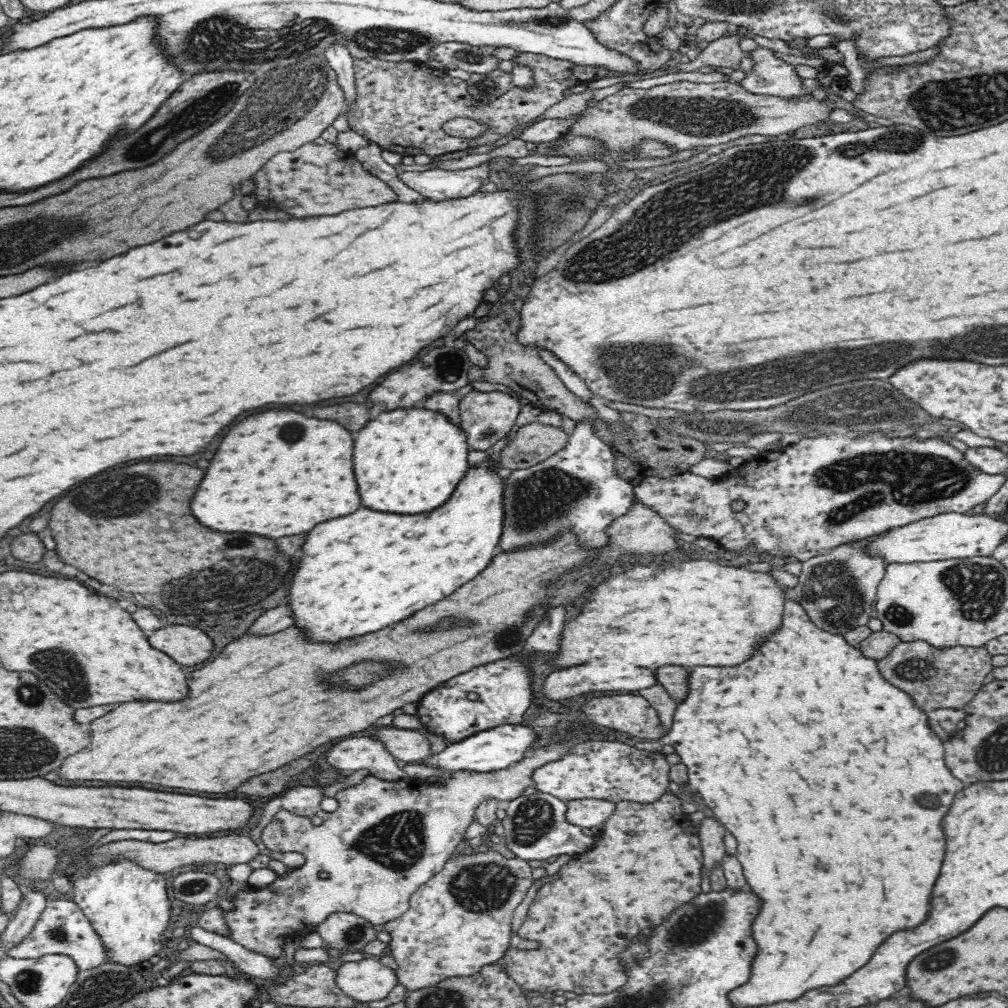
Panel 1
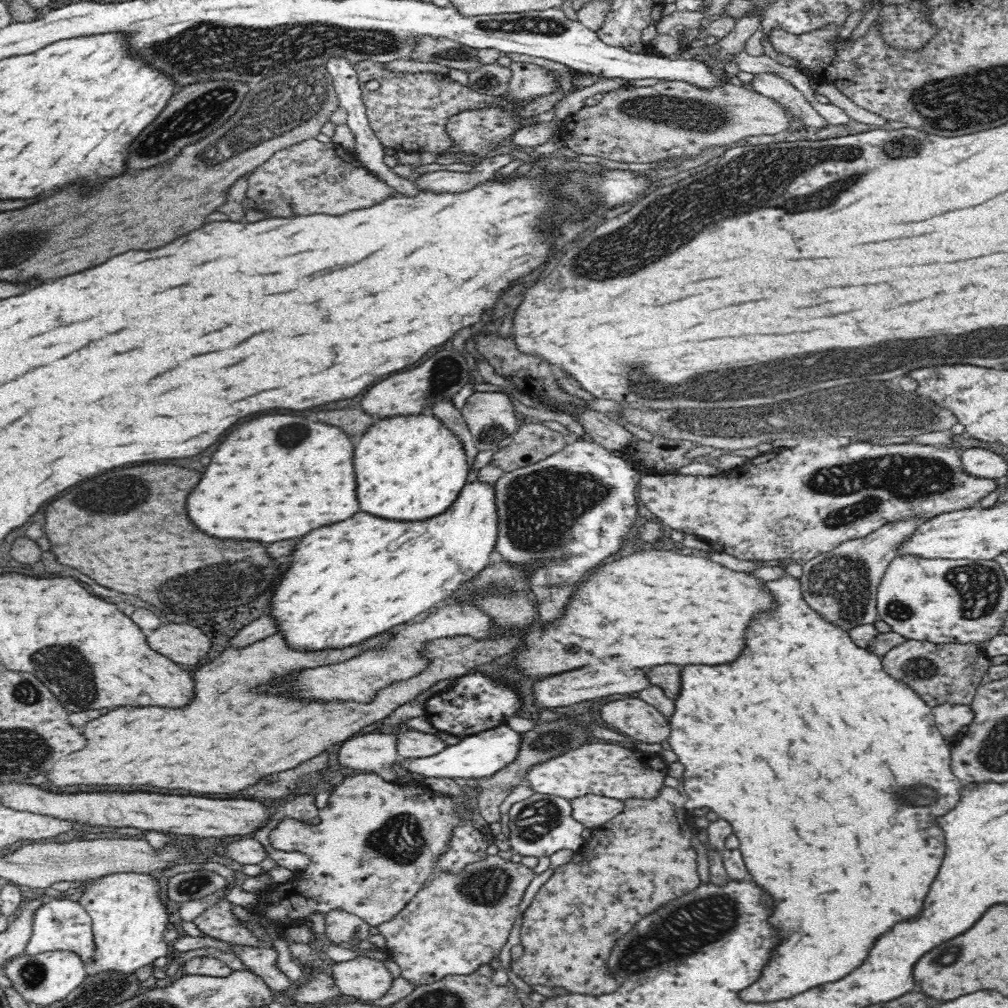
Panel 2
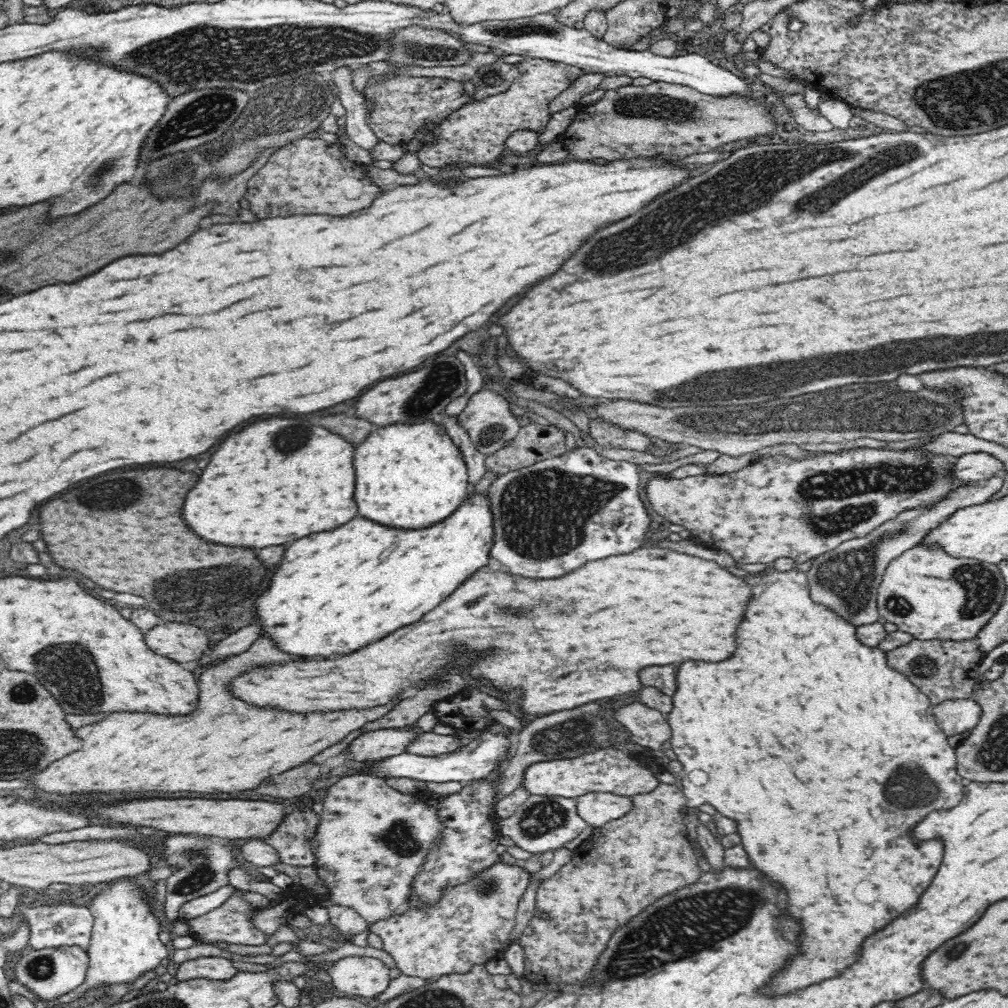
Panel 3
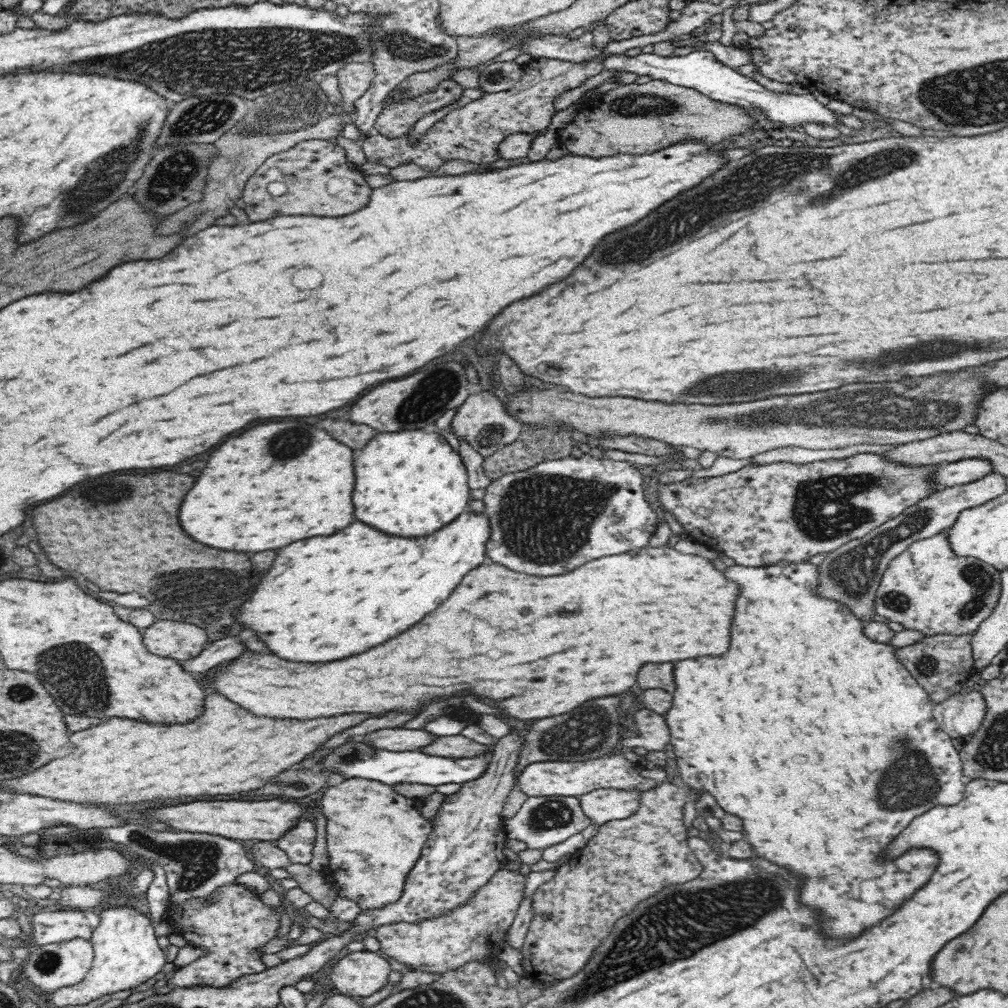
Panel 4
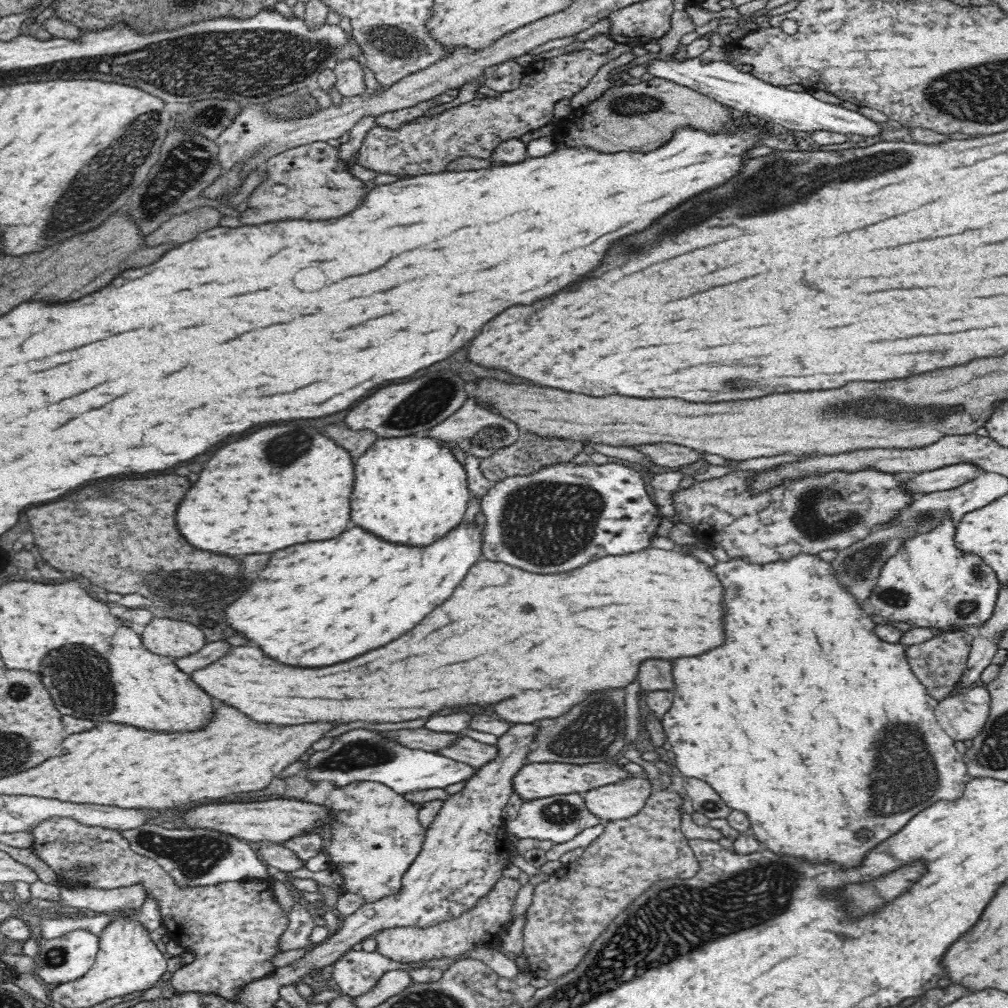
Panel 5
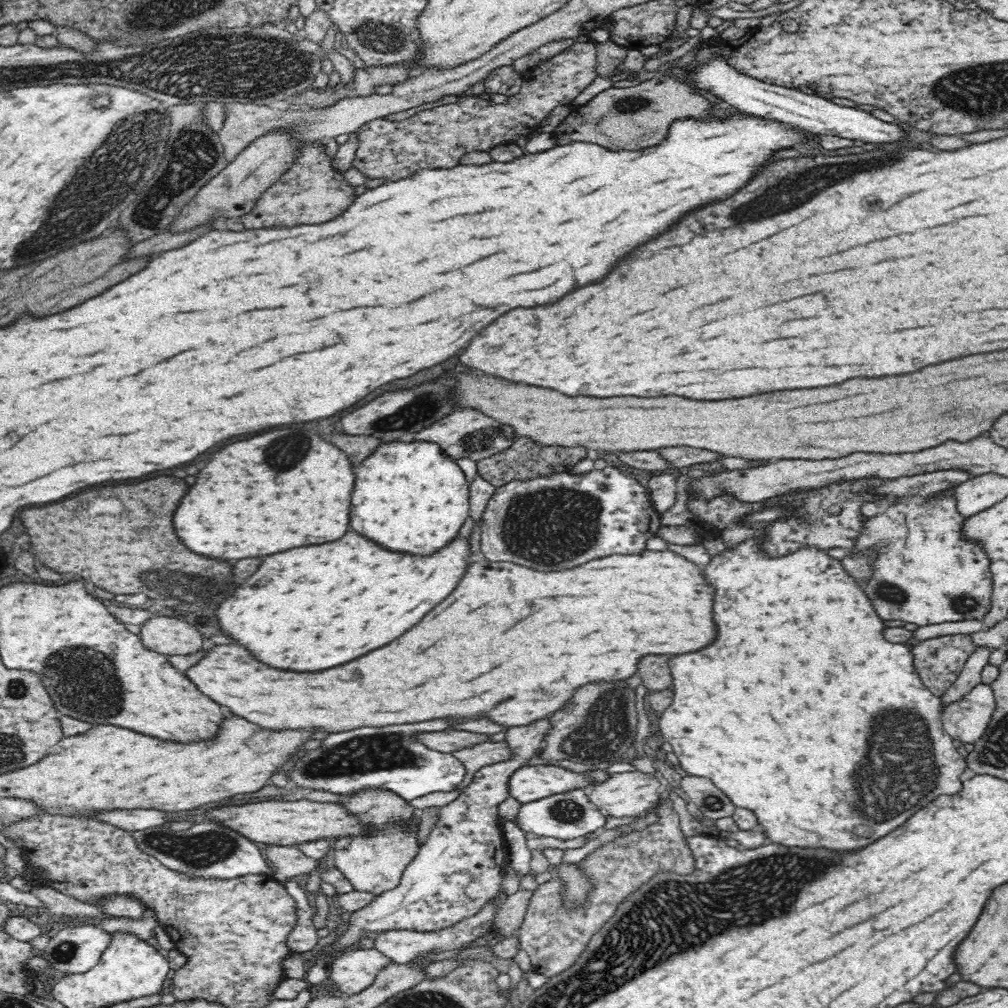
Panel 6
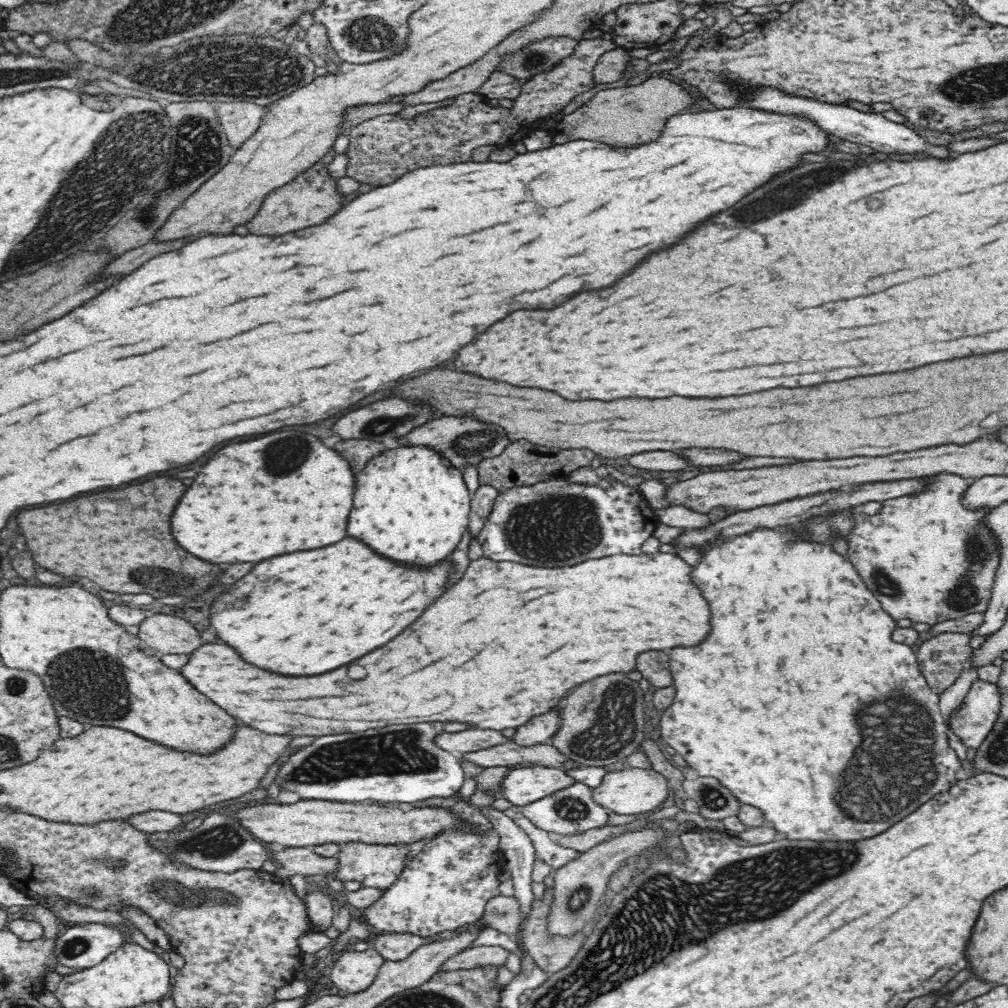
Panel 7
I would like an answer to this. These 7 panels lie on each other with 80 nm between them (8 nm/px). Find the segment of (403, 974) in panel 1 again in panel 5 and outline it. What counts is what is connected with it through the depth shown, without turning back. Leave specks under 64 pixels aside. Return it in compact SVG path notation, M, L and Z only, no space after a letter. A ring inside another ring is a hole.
M500 876L498 882L490 888L488 894L476 900L476 904L462 912L456 918L438 922L434 926L414 928L398 926L396 928L384 928L373 936L377 940L377 951L388 958L402 963L411 964L423 960L450 959L453 962L470 958L468 954L477 948L498 949L501 942L500 934L513 920L513 906L522 884L518 877Z

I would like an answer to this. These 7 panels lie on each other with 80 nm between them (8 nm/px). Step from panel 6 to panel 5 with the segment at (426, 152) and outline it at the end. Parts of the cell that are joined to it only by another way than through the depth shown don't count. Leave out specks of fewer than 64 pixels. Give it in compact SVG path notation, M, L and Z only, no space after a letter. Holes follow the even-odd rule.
M635 41L629 44L615 43L614 48L604 54L581 49L575 53L536 59L524 68L525 75L520 86L510 92L475 98L432 118L414 119L395 131L375 125L363 140L356 162L384 174L424 175L442 172L444 166L456 158L491 158L503 140L519 138L527 133L532 134L533 139L539 138L542 126L555 124L552 112L558 100L573 97L588 86L604 64L636 47L644 45Z

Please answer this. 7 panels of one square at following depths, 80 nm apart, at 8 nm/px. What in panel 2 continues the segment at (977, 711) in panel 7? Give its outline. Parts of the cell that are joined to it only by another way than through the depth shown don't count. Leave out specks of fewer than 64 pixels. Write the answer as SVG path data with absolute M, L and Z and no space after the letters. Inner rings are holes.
M941 704L931 709L938 731L947 741L960 732L962 726L968 726L974 718L970 705Z

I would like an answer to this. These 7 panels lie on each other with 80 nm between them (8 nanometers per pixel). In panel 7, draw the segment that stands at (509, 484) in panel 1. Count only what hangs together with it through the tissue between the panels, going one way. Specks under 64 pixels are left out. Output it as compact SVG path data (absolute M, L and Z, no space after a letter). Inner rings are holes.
M611 474L600 478L608 480L610 487L604 489L597 484L572 483L566 477L556 477L500 490L484 528L477 535L483 556L496 562L508 561L538 568L564 568L614 554L640 554L642 544L653 536L660 523L654 509L631 478L618 480Z

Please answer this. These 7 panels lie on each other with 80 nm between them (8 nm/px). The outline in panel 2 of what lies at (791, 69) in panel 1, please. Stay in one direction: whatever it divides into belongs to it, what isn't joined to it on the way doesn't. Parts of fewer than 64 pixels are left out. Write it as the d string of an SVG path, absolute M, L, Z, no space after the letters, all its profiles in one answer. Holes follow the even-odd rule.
M768 71L754 74L746 86L762 96L777 100L797 120L802 120L808 126L824 128L828 124L827 120L806 101L804 94L778 73Z

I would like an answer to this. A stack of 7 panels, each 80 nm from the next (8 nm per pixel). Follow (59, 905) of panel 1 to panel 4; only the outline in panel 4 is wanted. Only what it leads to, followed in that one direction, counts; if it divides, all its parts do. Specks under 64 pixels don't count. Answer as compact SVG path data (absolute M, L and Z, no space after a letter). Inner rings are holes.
M91 909L42 910L30 916L30 924L30 936L38 947L72 939L88 941L98 926L98 915Z

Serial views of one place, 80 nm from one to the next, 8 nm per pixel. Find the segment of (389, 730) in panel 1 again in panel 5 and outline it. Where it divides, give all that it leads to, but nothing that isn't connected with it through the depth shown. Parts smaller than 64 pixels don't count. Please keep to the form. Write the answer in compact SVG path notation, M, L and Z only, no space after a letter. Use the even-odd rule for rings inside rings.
M466 736L458 738L452 745L435 751L441 756L451 760L462 762L480 769L484 764L494 761L498 755L497 746L488 746L482 742L476 742Z

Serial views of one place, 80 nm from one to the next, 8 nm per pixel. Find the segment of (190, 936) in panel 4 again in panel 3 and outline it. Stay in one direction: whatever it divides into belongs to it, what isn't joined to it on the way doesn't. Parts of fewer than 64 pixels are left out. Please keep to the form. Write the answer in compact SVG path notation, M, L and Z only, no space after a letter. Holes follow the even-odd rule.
M237 890L224 904L220 904L218 908L210 913L197 916L196 918L187 920L190 925L191 934L194 938L208 940L208 942L226 942L226 944L248 944L248 946L258 946L264 944L266 937L250 920L248 916L252 914L255 907L246 903L242 898L242 891ZM200 957L191 963L174 967L173 973L180 982L190 978L207 978L208 980L228 980L236 974L237 970L232 961L222 957Z

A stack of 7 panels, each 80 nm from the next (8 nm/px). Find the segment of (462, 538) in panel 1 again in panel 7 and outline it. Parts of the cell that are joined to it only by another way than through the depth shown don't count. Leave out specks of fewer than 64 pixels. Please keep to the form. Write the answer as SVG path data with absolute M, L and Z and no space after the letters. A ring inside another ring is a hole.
M346 536L328 548L292 552L258 562L248 576L238 580L226 594L214 600L210 624L224 642L236 648L246 662L258 668L286 676L324 674L396 638L452 586L450 579L456 570L447 556L428 566L430 568L406 568L406 564L394 566L374 554L374 550L360 540Z

